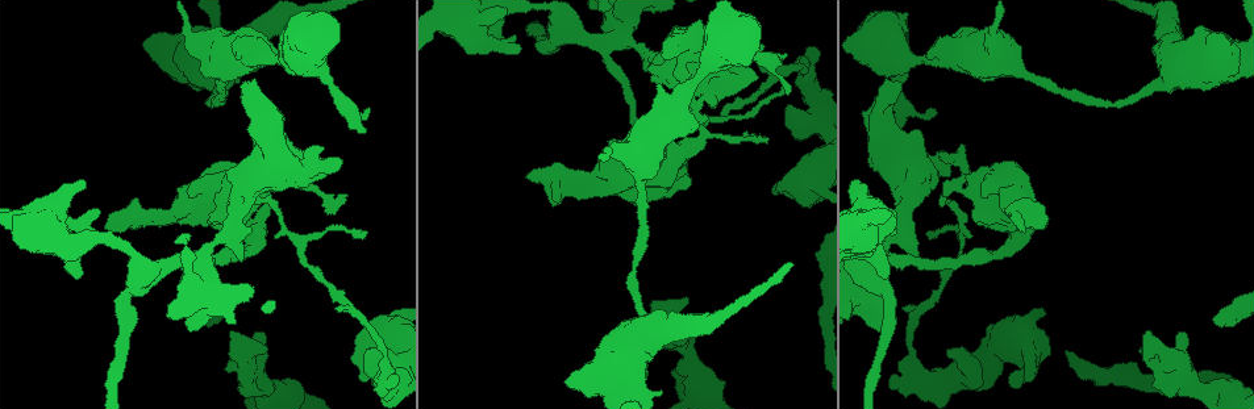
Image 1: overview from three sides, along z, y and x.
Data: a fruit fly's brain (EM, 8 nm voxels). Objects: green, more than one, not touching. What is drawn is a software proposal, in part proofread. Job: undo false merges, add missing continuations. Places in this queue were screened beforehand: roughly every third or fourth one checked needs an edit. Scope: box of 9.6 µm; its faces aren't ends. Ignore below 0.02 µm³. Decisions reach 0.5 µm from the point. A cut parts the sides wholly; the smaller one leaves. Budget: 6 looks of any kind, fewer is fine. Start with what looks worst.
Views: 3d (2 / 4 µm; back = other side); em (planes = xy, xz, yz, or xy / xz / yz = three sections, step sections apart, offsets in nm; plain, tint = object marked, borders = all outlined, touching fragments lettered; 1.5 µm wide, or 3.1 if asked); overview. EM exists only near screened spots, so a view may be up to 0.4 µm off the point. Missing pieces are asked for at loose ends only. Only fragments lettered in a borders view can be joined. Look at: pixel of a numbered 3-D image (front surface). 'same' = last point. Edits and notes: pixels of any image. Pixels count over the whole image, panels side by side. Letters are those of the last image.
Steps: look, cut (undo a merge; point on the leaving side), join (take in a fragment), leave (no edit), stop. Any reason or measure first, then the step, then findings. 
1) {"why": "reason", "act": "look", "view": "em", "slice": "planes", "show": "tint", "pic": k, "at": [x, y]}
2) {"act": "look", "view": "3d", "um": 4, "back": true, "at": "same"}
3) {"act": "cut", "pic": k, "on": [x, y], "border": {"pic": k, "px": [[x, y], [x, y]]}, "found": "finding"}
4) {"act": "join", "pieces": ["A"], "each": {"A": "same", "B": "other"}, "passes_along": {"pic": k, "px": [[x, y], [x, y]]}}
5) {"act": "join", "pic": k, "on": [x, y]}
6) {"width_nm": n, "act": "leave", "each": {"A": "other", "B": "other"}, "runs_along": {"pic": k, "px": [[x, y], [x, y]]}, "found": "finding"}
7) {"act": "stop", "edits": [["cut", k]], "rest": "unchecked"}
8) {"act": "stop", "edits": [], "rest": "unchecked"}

{"why": "free end", "act": "look", "view": "3d", "um": 4, "pic": 1, "at": [1231, 42]}

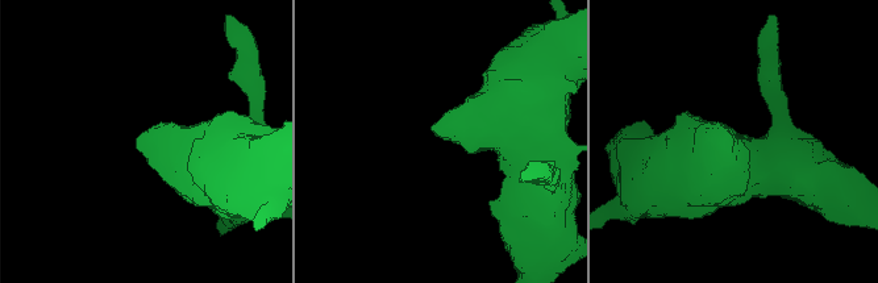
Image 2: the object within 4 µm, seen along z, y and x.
{"why": "now the EM", "act": "look", "view": "em", "slice": "planes", "show": "tint", "pic": 2, "at": [433, 130]}

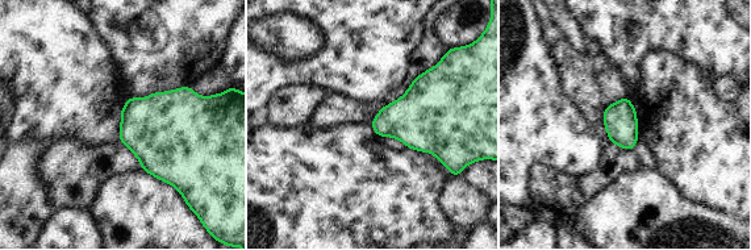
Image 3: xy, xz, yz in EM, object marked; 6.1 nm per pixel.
{"act": "look", "view": "em", "slice": "planes", "show": "borders", "at": "same"}

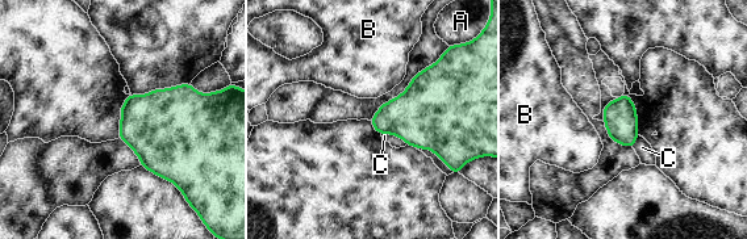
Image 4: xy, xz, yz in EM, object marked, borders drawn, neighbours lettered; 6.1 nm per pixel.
{"act": "leave", "each": {"A": "other", "B": "other", "C": "other"}, "found": "no lettered fragment goes on from it"}

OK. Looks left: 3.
{"act": "look", "view": "3d", "um": 2, "pic": 1, "at": [296, 237]}

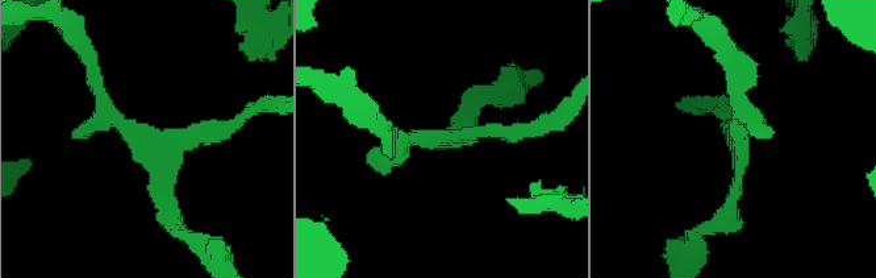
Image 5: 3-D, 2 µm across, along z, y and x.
{"act": "look", "view": "em", "slice": "planes", "show": "borders", "pic": 5, "at": [737, 144]}

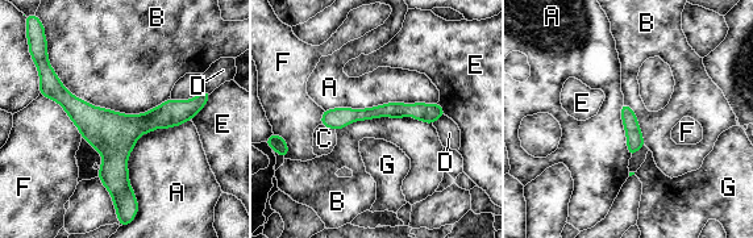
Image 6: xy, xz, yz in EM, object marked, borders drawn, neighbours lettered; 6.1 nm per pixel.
{"act": "leave", "each": {"A": "other", "B": "other", "C": "other", "D": "other", "E": "other", "F": "other", "G": "other"}, "runs_along": {"pic": 6, "px": [[58, 84], [115, 147], [130, 205]]}, "found": "continuous, no second neuron"}

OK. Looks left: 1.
{"act": "stop", "edits": [], "rest": "unchecked"}

